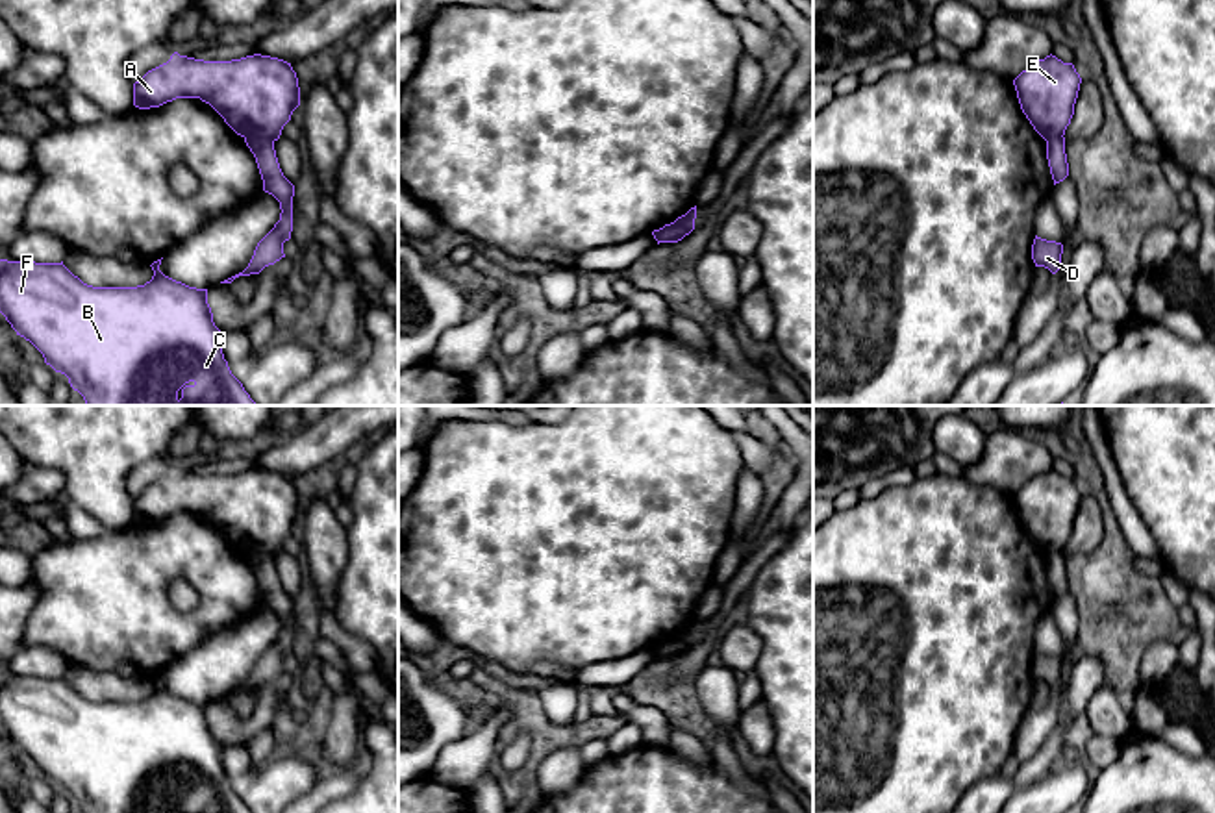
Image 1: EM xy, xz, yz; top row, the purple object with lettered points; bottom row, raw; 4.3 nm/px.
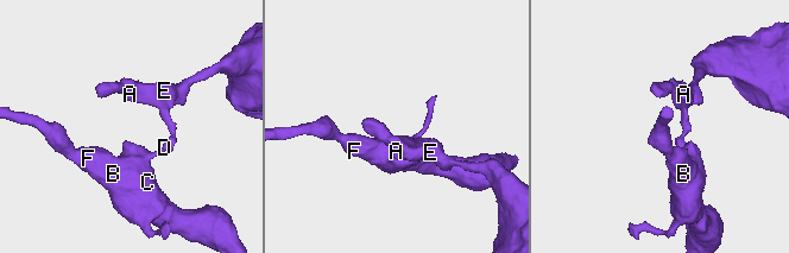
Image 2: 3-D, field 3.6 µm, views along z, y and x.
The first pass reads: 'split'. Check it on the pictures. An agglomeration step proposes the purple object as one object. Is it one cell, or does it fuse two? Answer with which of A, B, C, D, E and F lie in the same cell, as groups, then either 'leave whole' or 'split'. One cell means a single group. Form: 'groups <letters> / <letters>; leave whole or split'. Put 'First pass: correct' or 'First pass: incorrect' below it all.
groups A E / B C D F; split
First pass: correct

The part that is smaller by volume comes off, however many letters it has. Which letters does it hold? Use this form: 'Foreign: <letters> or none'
Foreign: B, C, D, F

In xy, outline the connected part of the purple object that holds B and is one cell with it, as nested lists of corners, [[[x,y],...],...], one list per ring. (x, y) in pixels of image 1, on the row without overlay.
[[[0,674],[0,728],[17,746],[17,750],[30,756],[56,787],[69,793],[69,798],[83,813],[250,813],[243,798],[232,789],[222,769],[222,746],[213,737],[213,728],[207,719],[207,704],[189,702],[165,691],[159,685],[161,674],[150,682],[154,691],[144,700],[137,702],[93,702],[83,698],[61,678],[35,678],[35,676],[7,676]]]

